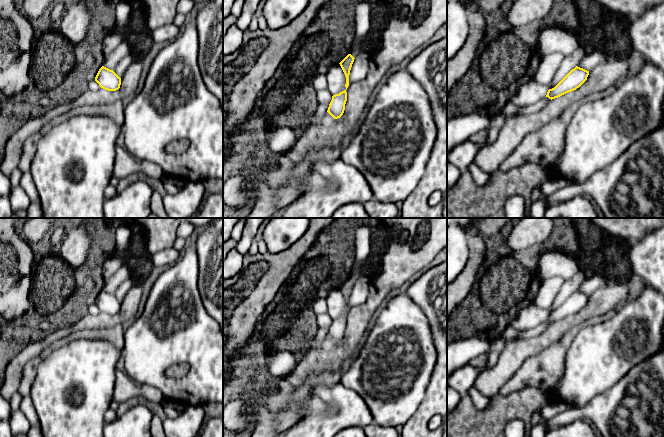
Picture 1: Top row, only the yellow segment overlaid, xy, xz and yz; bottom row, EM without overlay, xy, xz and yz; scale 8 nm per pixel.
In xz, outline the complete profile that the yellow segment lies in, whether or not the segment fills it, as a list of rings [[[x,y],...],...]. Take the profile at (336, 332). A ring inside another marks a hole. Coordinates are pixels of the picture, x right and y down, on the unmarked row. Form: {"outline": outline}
{"outline": [[[346,314],[332,320],[332,324],[329,328],[327,336],[334,342],[340,342],[345,334],[345,328],[347,325]]]}

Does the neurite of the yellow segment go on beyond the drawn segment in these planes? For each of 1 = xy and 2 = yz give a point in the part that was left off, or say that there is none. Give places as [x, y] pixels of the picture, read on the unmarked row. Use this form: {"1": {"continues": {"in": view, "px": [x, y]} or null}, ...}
{"1": {"continues": null}, "2": {"continues": null}}

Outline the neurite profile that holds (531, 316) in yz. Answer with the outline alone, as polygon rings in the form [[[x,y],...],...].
[[[531,304],[520,311],[517,317],[511,322],[511,325],[520,332],[533,329],[546,321],[550,308],[539,308]]]

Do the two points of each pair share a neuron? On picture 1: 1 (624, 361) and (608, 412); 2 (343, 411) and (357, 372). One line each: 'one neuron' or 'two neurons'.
1: two neurons
2: two neurons

